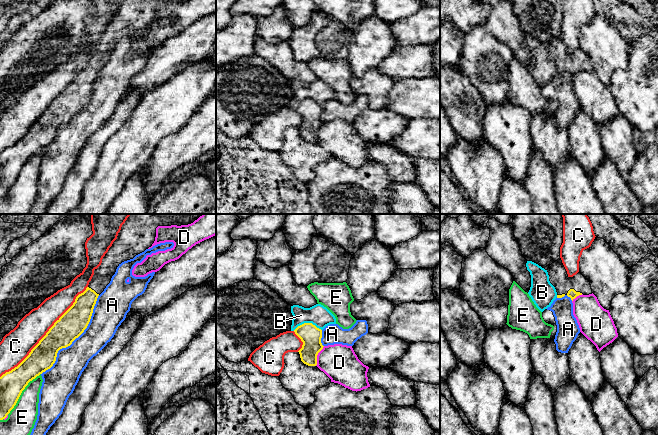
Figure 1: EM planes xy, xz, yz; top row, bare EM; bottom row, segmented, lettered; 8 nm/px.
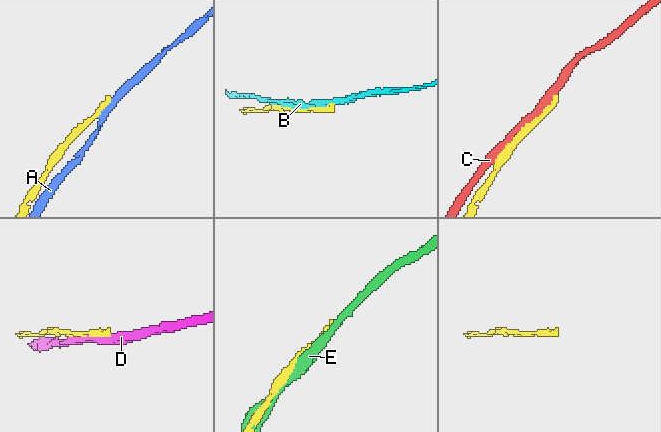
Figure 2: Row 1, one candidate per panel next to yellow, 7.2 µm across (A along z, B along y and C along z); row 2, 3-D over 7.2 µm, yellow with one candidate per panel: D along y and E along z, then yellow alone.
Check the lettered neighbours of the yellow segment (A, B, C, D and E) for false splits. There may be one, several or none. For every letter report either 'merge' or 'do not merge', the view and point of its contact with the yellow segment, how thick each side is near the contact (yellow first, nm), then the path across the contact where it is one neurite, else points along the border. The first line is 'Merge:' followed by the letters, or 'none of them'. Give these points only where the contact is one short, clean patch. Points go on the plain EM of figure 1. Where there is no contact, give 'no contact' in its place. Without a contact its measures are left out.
Merge: none of them
A: do not merge | xy (76, 113) | 220/240 nm
B: do not merge | xz (307, 99) | 170/170 nm
C: do not merge | xy (46, 110) | 220/240 nm
D: do not merge | xz (316, 132) | 170/300 nm
E: do not merge | xy (21, 168) | 200/220 nm

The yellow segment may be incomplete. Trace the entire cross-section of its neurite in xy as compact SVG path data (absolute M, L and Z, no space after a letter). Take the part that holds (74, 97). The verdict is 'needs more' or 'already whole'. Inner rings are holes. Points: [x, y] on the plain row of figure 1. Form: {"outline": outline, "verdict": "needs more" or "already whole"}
{"outline": "M123 0L117 15L102 35L101 41L94 46L94 51L86 66L79 70L73 81L54 99L46 111L31 126L29 131L14 145L0 153L0 196L7 193L16 181L22 167L30 157L50 145L56 137L60 125L66 124L78 114L87 104L98 72L104 67L115 50L117 43L124 37L133 35L152 22L158 2L188 1L188 0Z", "verdict": "needs more"}

